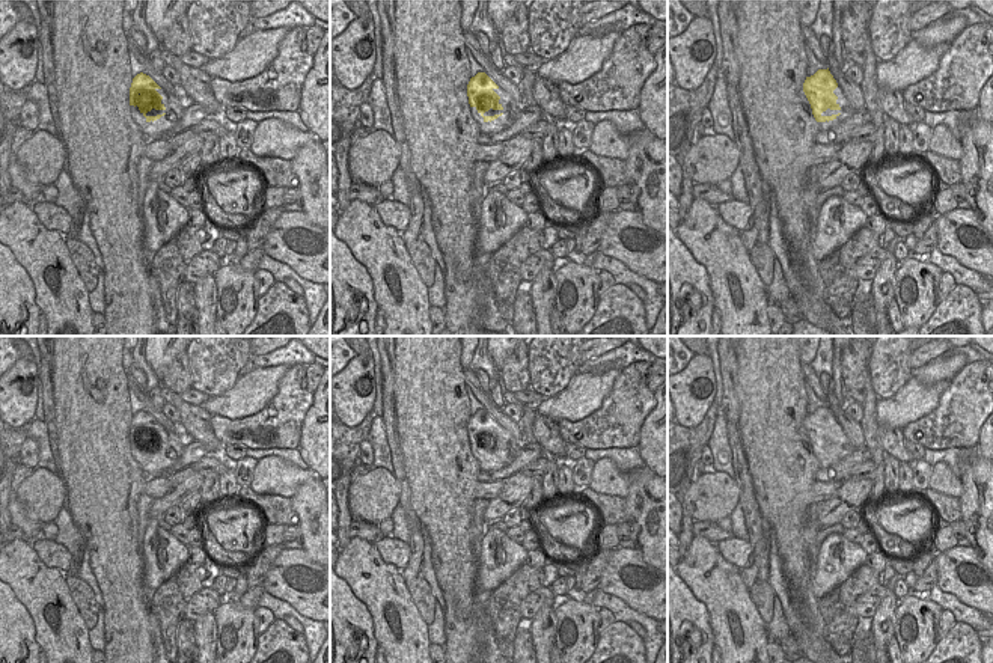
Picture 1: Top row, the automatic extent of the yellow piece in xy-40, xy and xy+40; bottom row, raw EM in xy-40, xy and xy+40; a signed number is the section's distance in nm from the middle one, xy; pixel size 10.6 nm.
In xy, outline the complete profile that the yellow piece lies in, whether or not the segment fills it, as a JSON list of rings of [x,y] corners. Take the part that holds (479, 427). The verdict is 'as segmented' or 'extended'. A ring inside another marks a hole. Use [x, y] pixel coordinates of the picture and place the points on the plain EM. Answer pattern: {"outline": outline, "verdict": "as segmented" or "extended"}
{"outline": [[[478,410],[467,422],[467,434],[473,457],[481,470],[491,473],[511,464],[521,443],[500,426],[485,410]]], "verdict": "extended"}

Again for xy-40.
{"outline": [[[143,410],[133,416],[130,443],[133,458],[148,476],[170,475],[185,446],[182,431],[164,428]]], "verdict": "extended"}

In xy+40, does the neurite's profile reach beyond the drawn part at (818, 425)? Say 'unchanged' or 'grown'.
grown

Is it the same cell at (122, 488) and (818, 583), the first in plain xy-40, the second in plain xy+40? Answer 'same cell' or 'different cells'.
different cells

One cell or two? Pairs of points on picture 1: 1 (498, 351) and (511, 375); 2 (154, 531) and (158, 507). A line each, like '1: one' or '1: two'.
1: two
2: two

